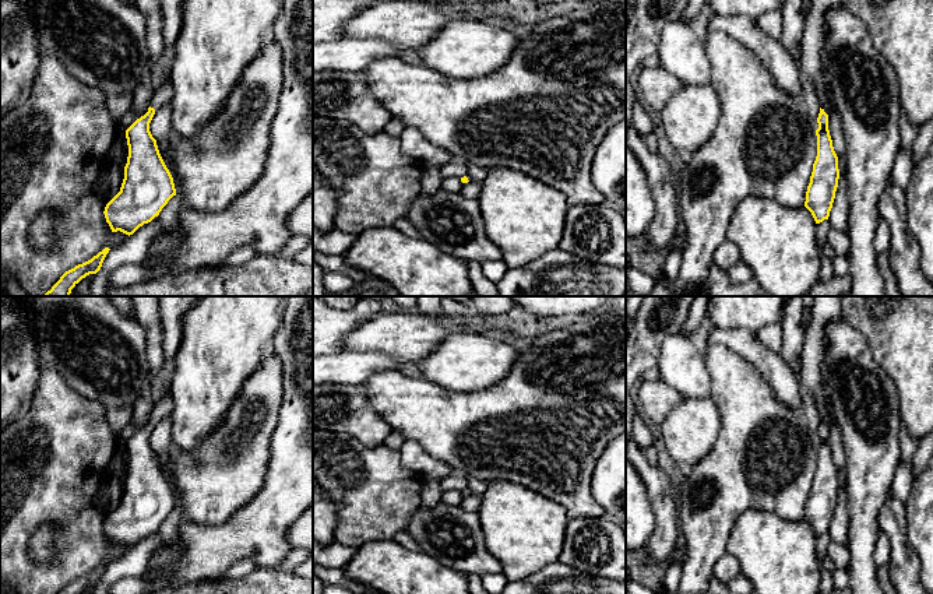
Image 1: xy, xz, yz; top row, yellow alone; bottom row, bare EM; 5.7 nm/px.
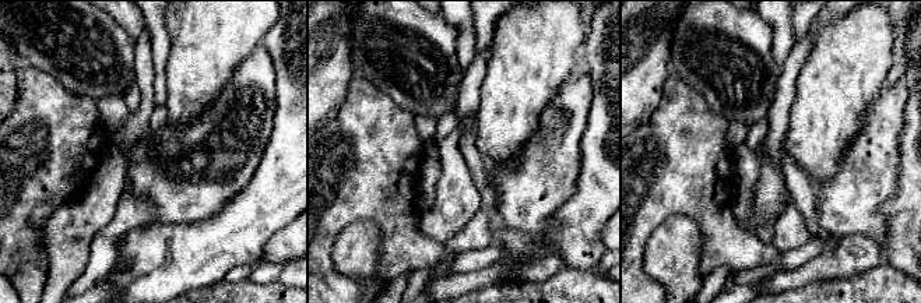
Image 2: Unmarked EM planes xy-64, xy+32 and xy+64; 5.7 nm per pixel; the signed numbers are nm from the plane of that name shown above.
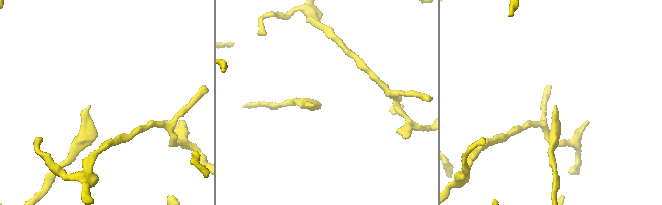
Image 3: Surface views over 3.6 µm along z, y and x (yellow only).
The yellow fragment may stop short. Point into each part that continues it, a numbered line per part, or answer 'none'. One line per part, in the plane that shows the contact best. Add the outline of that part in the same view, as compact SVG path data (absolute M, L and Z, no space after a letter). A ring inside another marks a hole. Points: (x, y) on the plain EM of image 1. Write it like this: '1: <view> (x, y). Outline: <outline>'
1: xy (164, 407). Outline: M168 393L163 400L161 400L151 412L151 421L155 423L163 416L169 415L173 408L172 393Z

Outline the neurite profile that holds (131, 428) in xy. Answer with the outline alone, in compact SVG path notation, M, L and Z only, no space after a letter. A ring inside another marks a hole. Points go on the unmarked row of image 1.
M130 421L130 423L119 433L119 442L126 444L137 432L145 426L147 425L138 425L134 421Z

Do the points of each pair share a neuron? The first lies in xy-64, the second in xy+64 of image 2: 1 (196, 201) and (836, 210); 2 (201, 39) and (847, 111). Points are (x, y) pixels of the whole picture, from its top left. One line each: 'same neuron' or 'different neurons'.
1: same neuron
2: same neuron

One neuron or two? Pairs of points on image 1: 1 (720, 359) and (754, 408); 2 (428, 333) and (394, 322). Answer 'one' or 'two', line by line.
1: one
2: one

